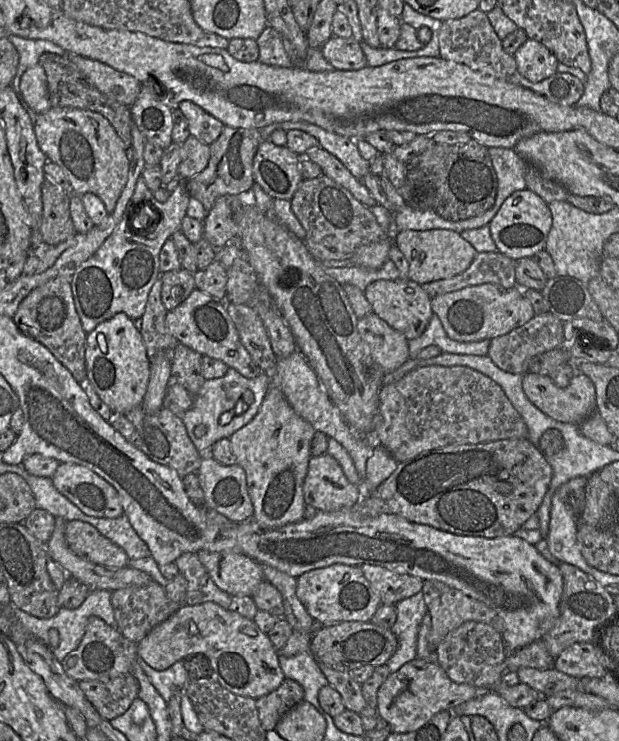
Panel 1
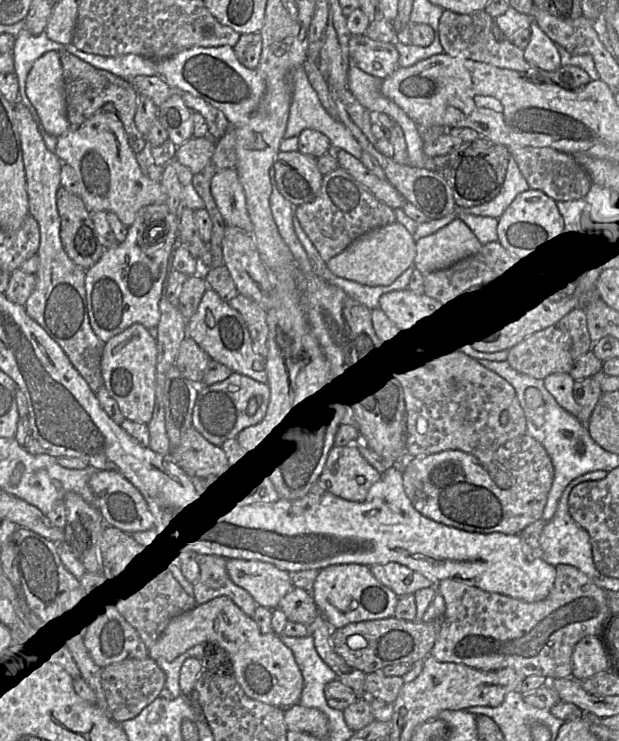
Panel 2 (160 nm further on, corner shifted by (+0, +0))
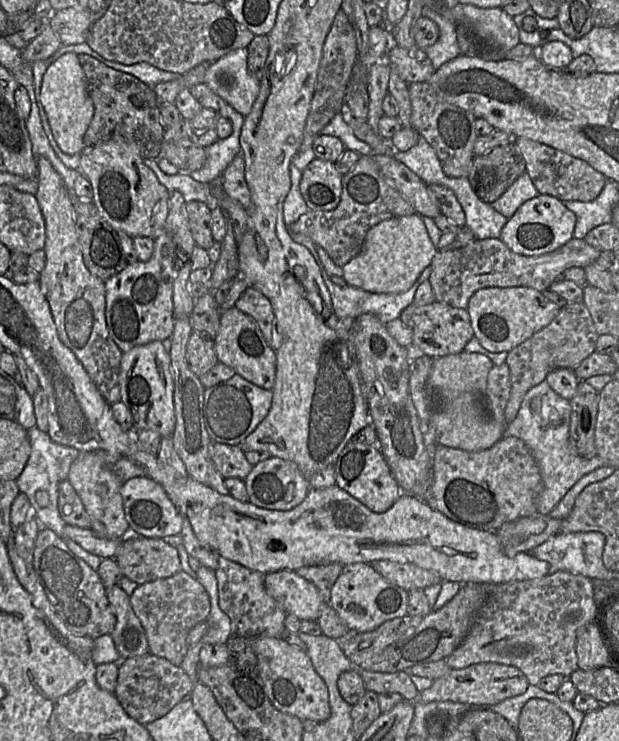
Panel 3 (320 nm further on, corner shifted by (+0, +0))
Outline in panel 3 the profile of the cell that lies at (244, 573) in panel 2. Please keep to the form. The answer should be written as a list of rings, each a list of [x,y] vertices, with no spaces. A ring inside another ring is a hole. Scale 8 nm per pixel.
[[[295,571],[266,573],[265,588],[287,614],[293,614],[300,620],[318,619],[324,600],[317,587]]]

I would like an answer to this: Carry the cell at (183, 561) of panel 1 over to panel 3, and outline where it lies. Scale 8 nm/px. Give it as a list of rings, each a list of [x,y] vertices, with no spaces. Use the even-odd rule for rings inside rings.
[[[220,556],[215,575],[218,584],[218,604],[221,610],[230,618],[233,632],[246,638],[279,637],[281,630],[285,628],[284,620],[287,613],[267,593],[265,588],[266,573],[251,570]]]

